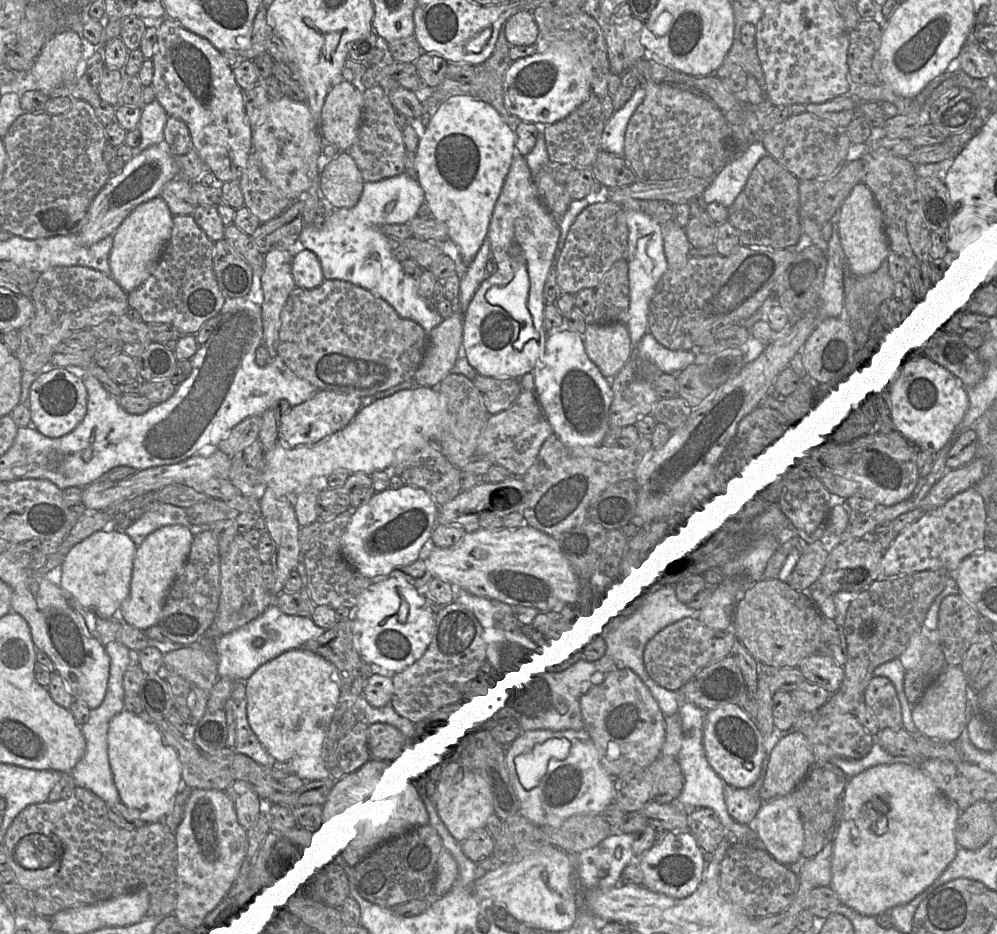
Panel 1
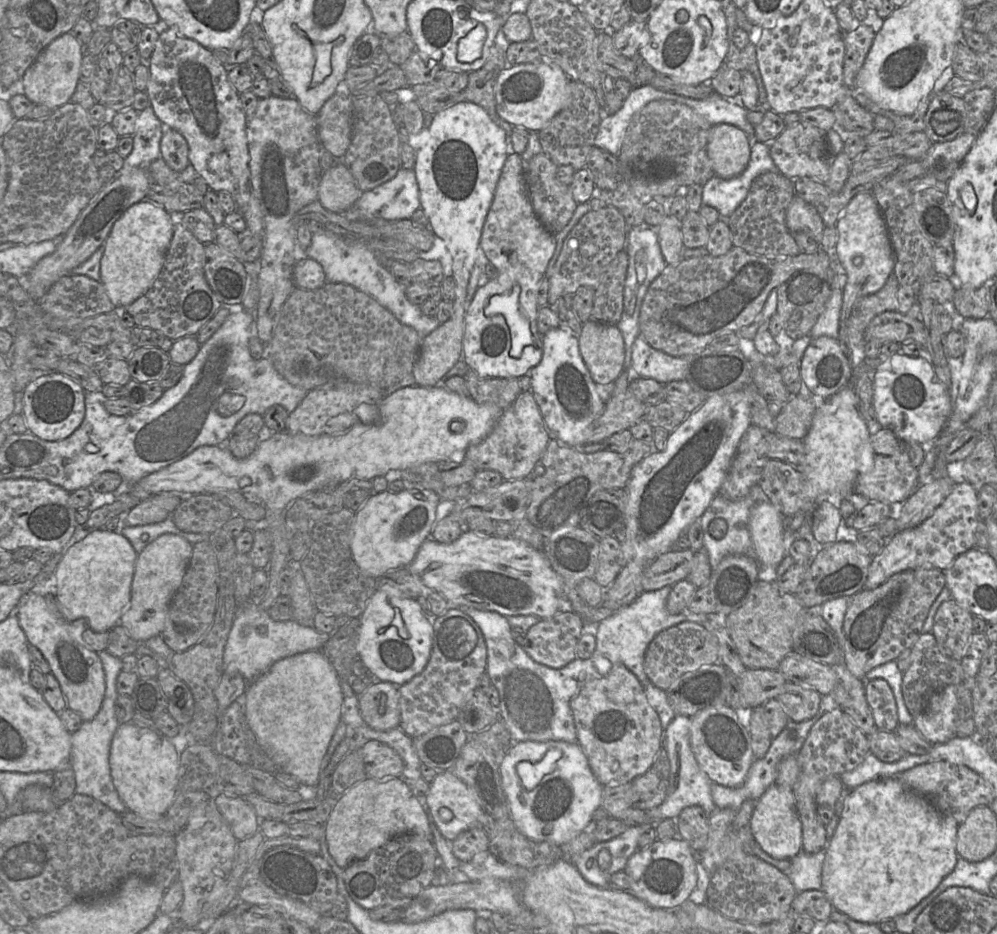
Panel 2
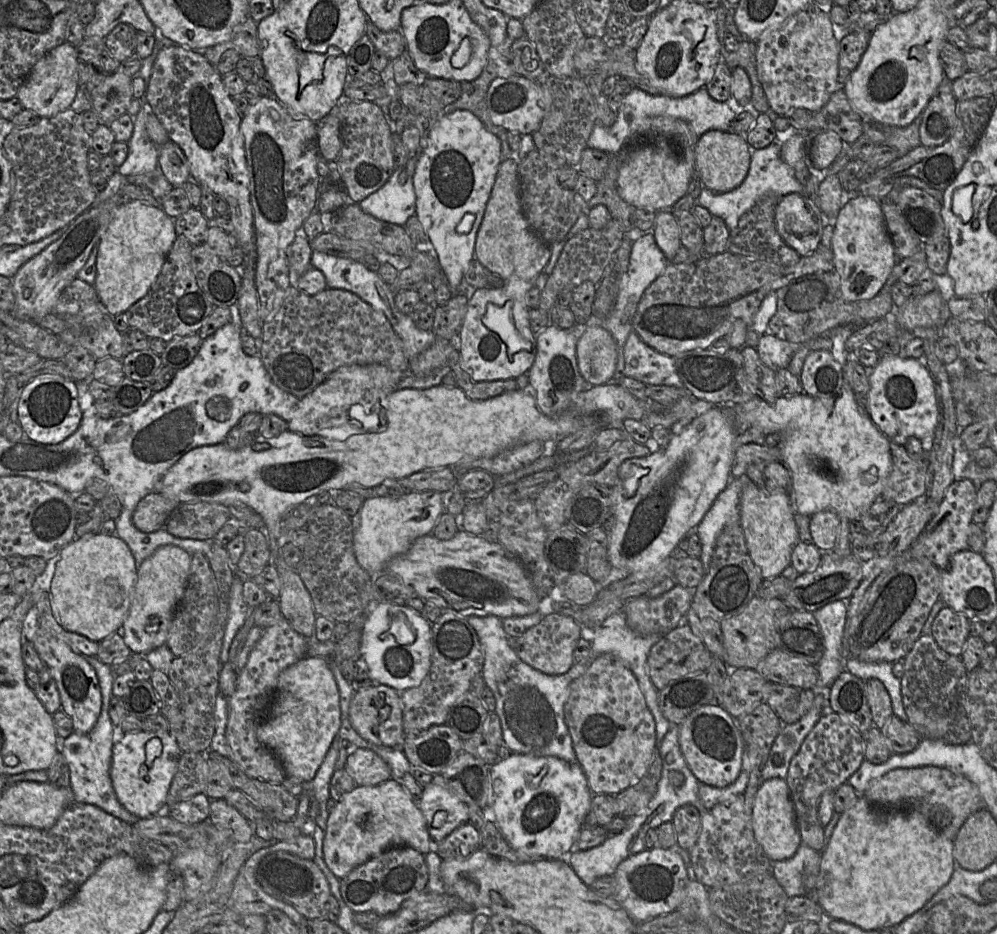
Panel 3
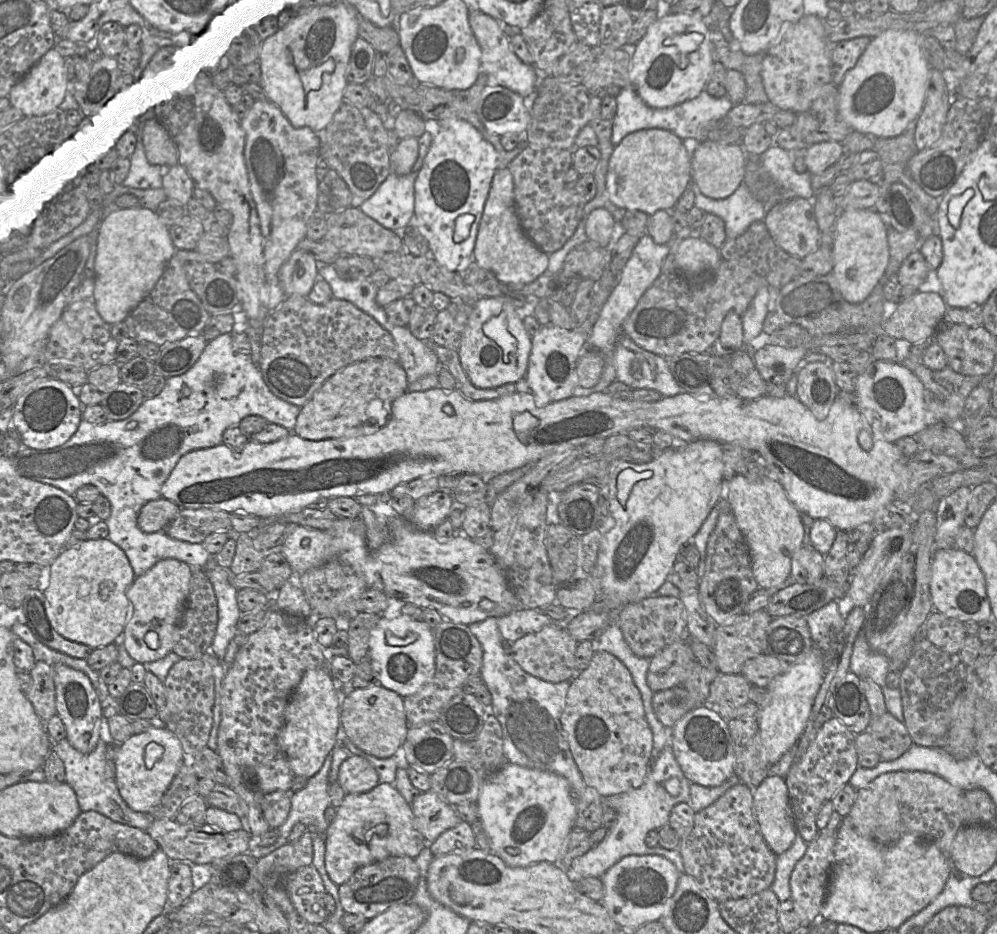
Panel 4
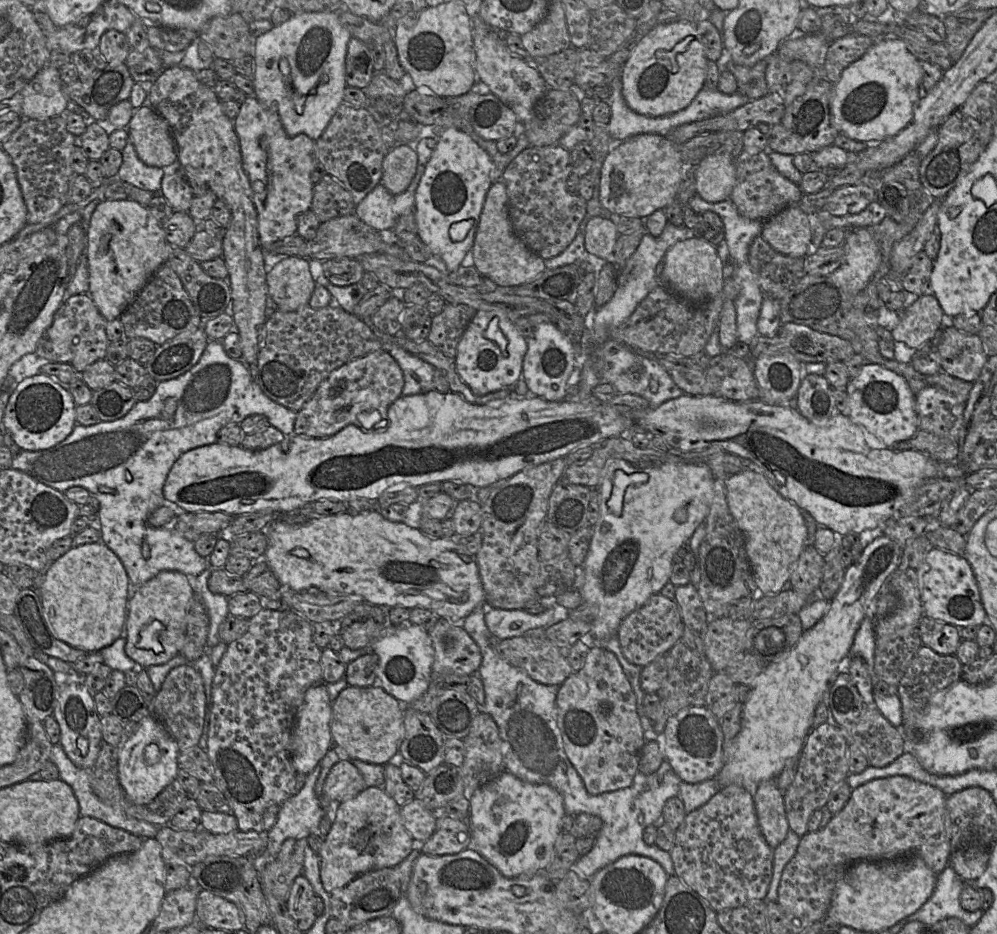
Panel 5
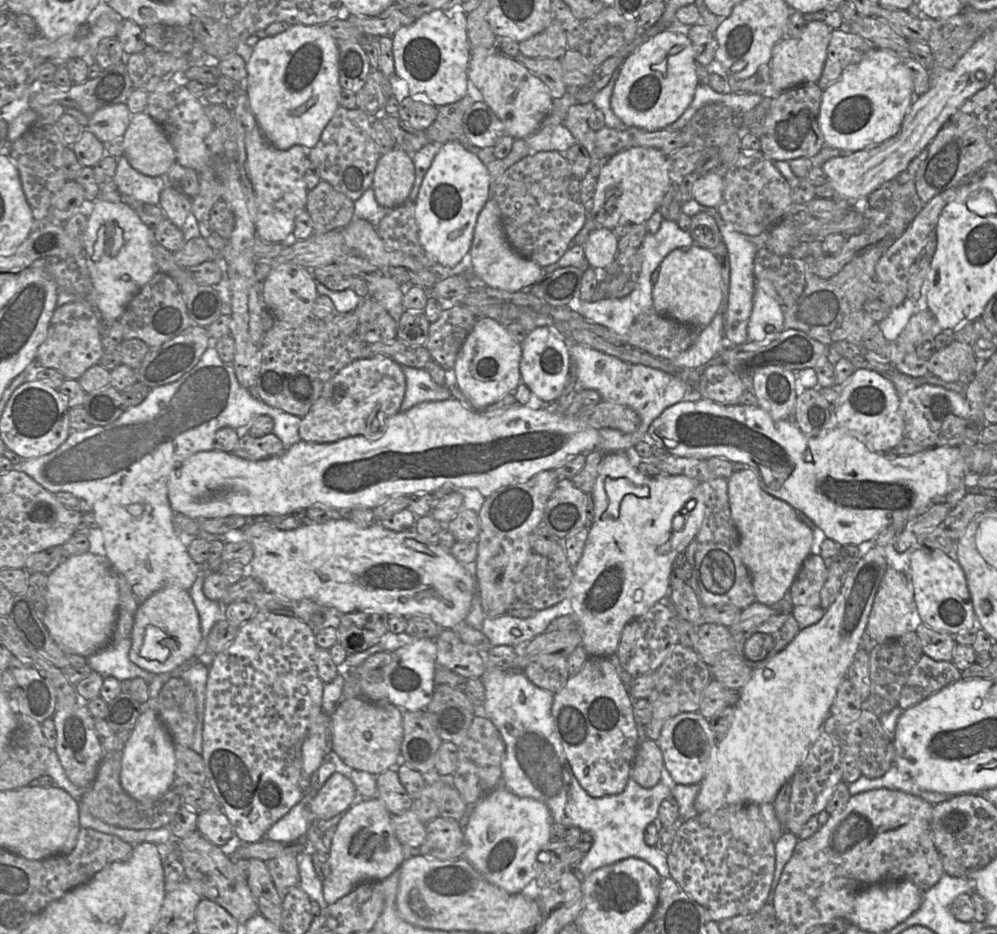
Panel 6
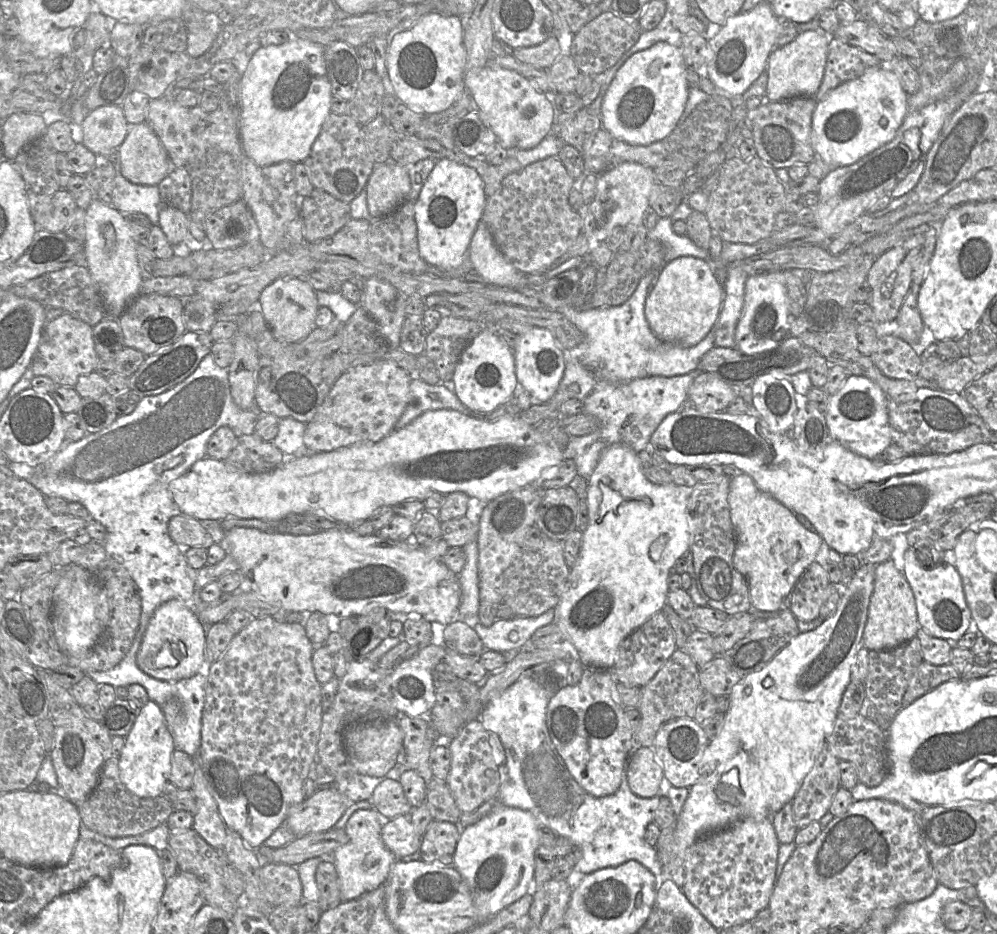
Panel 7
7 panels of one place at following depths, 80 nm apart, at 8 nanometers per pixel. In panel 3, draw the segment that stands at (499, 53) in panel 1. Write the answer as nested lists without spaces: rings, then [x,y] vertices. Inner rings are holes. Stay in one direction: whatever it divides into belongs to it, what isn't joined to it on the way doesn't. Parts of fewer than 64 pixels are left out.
[[[489,59],[480,76],[473,81],[462,82],[461,95],[455,102],[446,106],[441,111],[443,115],[454,112],[455,110],[468,110],[472,112],[482,122],[487,131],[493,133],[500,139],[501,160],[504,161],[513,157],[515,154],[507,141],[508,131],[491,122],[486,105],[487,91],[496,77],[497,70],[495,64]]]

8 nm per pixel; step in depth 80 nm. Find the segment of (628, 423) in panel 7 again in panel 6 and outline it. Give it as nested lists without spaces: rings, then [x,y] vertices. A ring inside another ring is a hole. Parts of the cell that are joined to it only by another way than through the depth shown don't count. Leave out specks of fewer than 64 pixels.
[[[572,343],[569,351],[572,373],[581,387],[594,389],[600,394],[602,400],[627,406],[639,415],[640,425],[633,433],[625,433],[615,428],[599,429],[599,439],[595,449],[602,451],[604,454],[624,452],[642,441],[651,423],[666,408],[684,400],[685,394],[691,390],[693,383],[695,383],[695,389],[697,390],[697,381],[701,370],[706,366],[682,369],[680,373],[673,374],[646,365],[623,361],[581,343]]]

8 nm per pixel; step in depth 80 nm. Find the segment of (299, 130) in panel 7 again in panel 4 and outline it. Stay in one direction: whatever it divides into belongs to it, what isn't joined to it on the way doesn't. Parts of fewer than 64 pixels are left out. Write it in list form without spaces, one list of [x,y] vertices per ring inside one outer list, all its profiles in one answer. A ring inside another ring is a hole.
[[[344,1],[333,5],[291,5],[282,17],[256,29],[256,53],[261,69],[259,83],[266,99],[275,104],[294,127],[309,127],[321,133],[344,101],[351,47],[359,37],[358,18],[357,11]]]

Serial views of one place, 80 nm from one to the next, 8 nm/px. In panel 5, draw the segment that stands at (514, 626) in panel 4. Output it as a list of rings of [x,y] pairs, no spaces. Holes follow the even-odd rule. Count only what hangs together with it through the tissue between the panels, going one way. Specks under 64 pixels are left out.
[[[546,607],[546,610],[538,615],[530,614],[523,609],[487,608],[485,621],[492,636],[504,640],[521,637],[529,630],[554,625],[552,621],[555,614],[554,607]]]

